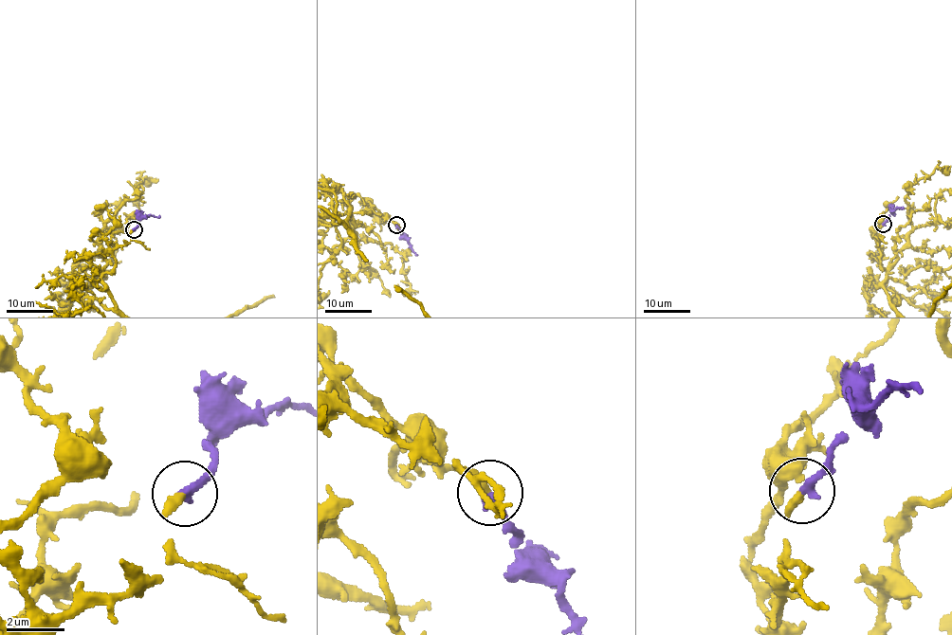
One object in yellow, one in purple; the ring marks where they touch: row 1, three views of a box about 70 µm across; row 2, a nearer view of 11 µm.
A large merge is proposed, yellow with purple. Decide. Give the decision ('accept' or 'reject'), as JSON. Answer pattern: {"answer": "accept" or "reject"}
{"answer": "accept"}

